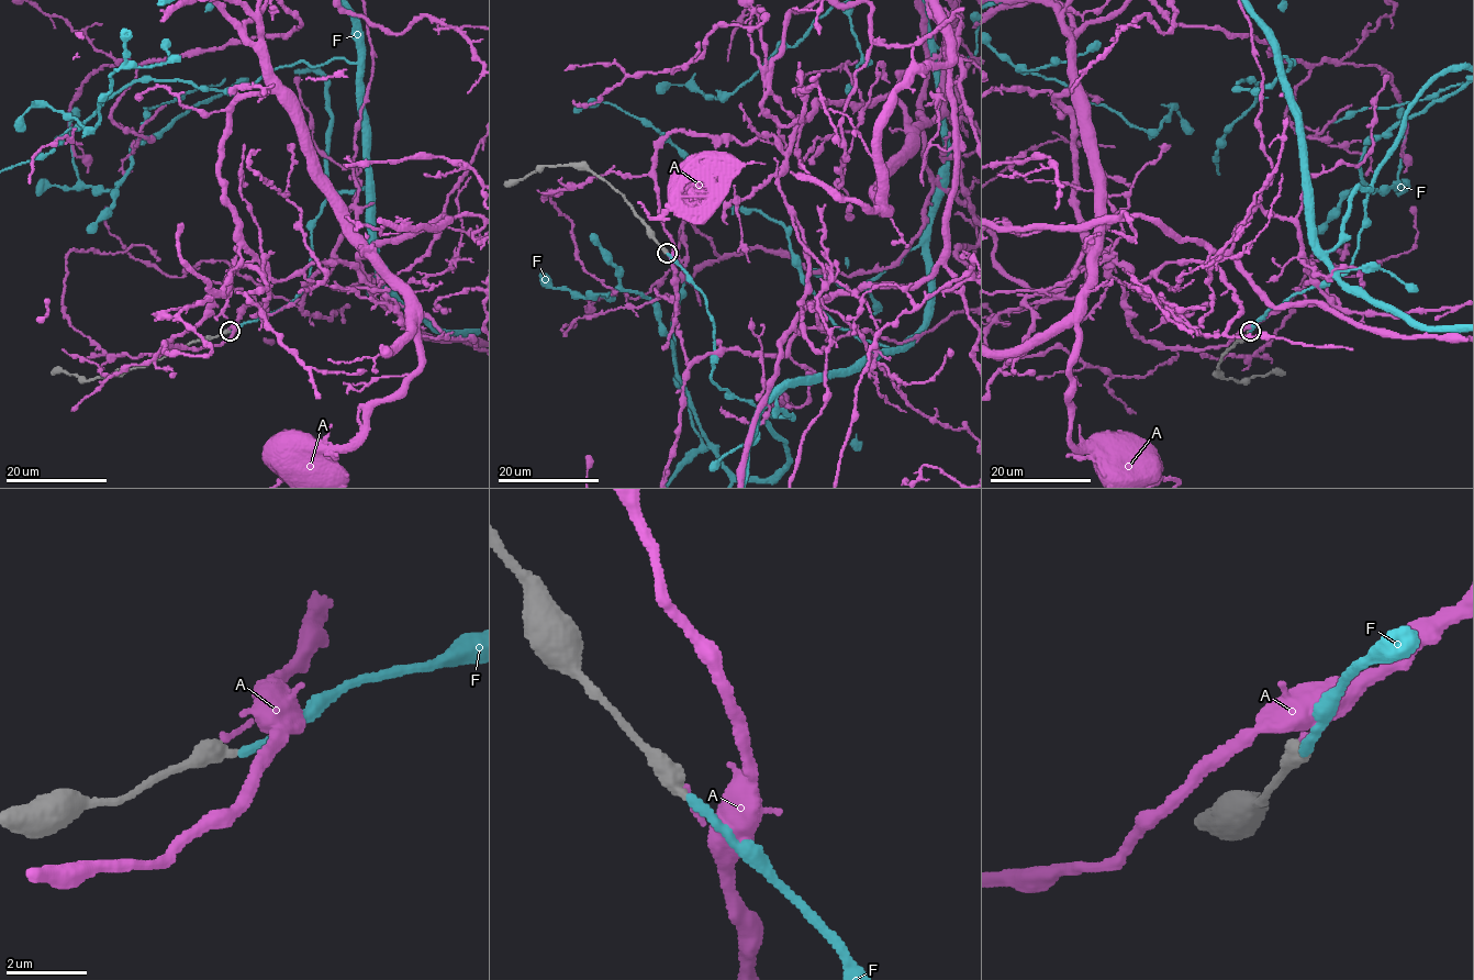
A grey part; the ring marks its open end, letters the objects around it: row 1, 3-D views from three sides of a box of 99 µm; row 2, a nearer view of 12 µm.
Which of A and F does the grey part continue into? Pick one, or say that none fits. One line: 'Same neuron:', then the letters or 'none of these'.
Same neuron: F

